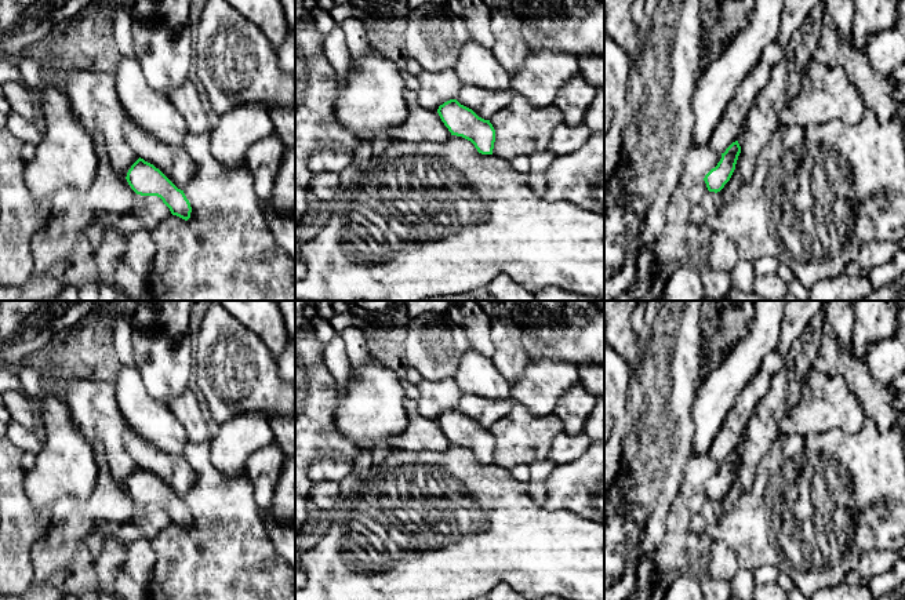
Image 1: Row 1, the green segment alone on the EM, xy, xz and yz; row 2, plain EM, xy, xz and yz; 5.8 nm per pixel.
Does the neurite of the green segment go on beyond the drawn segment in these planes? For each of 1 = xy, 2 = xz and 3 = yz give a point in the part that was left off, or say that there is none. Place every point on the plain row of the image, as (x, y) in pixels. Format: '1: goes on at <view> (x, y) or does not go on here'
1: does not go on here
2: does not go on here
3: does not go on here

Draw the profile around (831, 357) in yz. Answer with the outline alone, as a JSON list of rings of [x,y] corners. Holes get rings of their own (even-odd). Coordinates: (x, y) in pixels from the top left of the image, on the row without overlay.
[[[825,321],[814,367],[828,375],[842,374],[848,390],[862,404],[865,417],[872,419],[880,432],[887,432],[898,421],[901,411],[893,404],[897,393],[875,379],[865,361],[855,359],[850,348],[842,348]]]

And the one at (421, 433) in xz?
[[[404,399],[404,408],[407,426],[400,434],[392,437],[390,444],[395,448],[412,452],[441,452],[451,446],[439,422],[419,414],[417,400]]]

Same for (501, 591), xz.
[[[497,583],[486,596],[488,600],[527,600],[508,583]]]

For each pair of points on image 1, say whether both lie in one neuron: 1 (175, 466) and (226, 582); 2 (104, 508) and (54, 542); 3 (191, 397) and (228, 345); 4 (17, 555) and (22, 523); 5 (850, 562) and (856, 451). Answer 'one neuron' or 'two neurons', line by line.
1: two neurons
2: one neuron
3: two neurons
4: one neuron
5: one neuron

